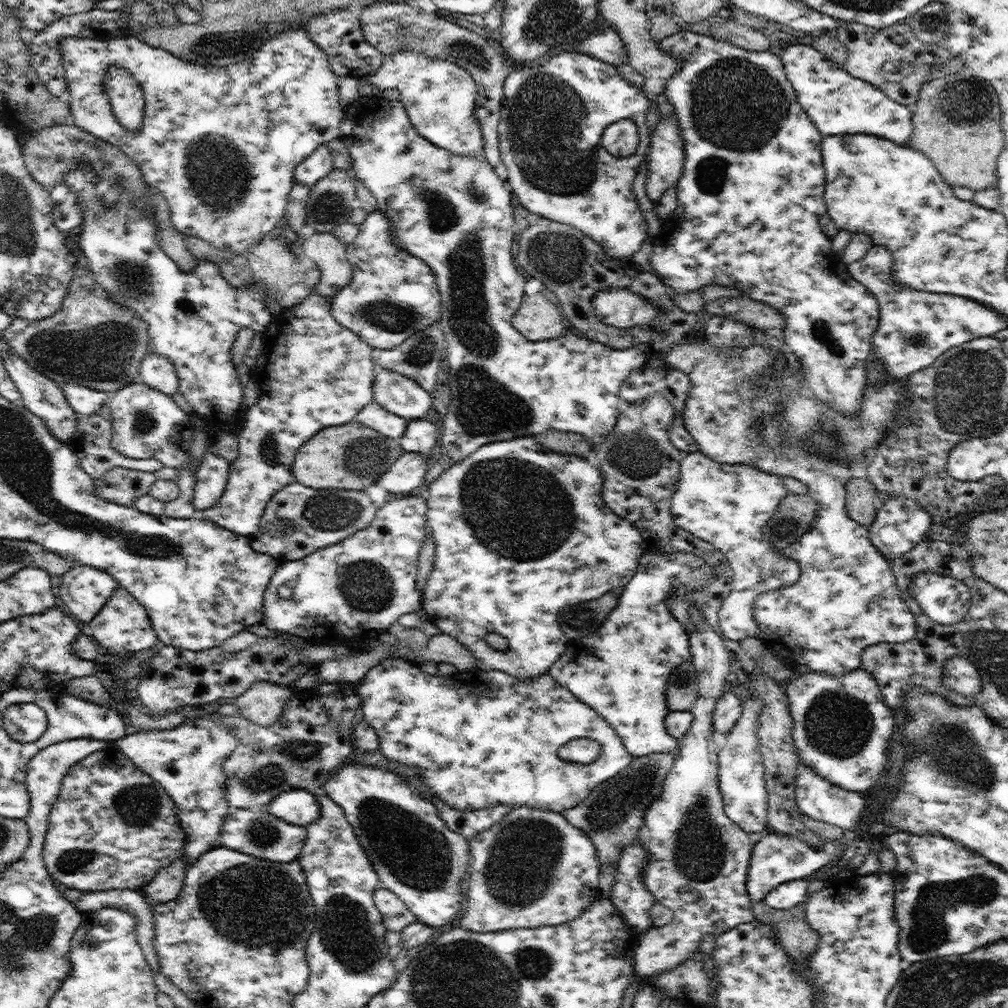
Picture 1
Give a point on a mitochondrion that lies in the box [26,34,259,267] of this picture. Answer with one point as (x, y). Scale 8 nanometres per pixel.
(220, 178)

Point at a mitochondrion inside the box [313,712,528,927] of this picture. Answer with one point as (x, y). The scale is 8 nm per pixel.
(417, 855)

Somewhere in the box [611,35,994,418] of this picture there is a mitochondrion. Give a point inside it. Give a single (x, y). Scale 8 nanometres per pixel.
(736, 106)

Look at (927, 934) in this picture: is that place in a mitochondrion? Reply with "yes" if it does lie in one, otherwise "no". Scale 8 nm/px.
yes

